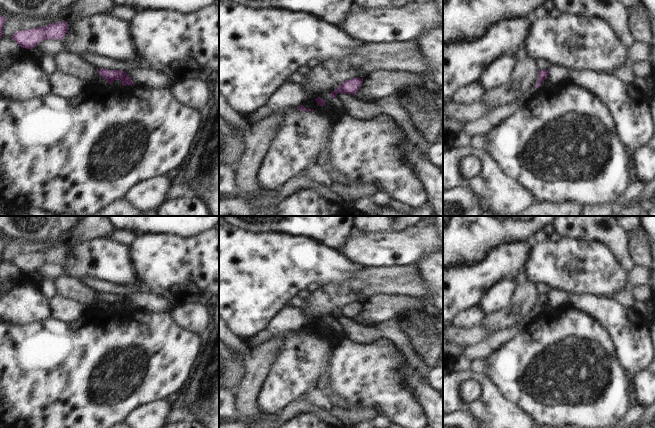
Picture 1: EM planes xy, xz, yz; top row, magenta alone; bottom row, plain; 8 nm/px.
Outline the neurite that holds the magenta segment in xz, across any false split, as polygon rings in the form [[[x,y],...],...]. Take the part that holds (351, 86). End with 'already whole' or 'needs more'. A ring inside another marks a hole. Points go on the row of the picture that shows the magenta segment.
[[[352,78],[343,82],[336,90],[330,93],[335,98],[338,93],[355,95],[363,83],[363,78]]] | already whole

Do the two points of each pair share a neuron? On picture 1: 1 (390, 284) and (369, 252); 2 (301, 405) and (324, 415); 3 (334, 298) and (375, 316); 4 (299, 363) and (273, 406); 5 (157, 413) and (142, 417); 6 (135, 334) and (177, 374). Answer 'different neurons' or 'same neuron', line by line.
1: different neurons
2: same neuron
3: different neurons
4: same neuron
5: same neuron
6: same neuron

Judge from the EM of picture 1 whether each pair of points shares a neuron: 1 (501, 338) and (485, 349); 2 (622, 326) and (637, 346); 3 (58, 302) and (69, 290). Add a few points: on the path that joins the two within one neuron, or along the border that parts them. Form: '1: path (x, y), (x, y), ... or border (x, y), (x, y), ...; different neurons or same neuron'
1: path (497, 340), (489, 345); same neuron
2: path (627, 331), (631, 335), (632, 341); same neuron
3: border (56, 295), (77, 301), (83, 307); different neurons

